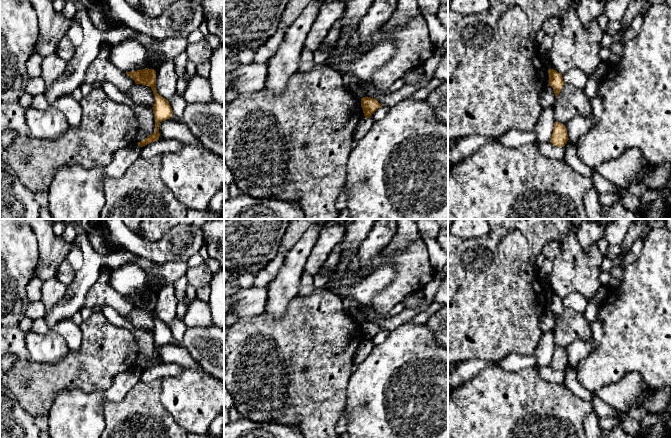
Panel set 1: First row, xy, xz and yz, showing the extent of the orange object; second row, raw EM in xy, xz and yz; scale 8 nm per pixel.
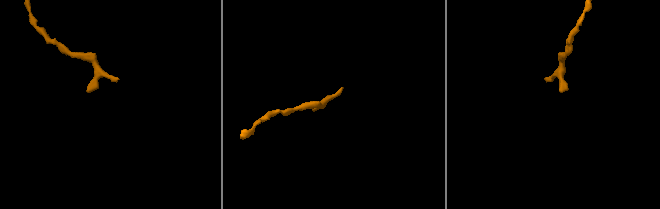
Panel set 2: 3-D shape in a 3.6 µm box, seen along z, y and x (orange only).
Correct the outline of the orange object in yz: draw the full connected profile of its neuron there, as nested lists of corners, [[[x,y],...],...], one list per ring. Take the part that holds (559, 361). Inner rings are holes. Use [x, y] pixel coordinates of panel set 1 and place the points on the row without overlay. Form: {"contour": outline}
{"contour": [[[555,346],[550,366],[554,370],[564,371],[569,364],[565,349]]]}

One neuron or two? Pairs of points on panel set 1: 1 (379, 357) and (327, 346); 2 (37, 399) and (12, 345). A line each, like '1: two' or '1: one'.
1: two
2: two

